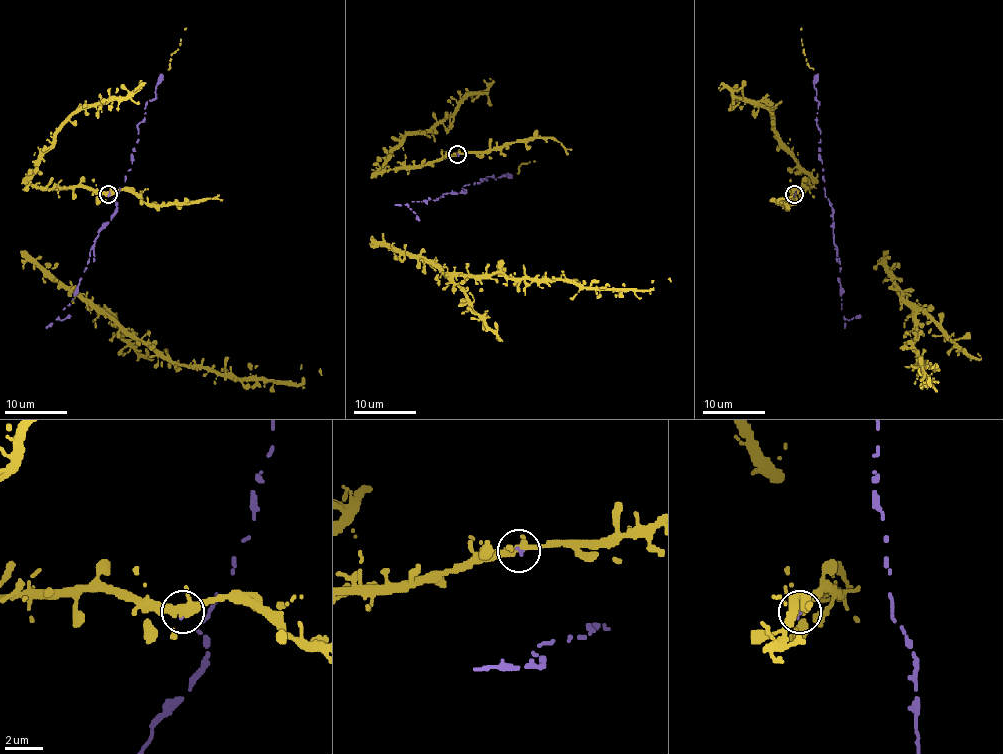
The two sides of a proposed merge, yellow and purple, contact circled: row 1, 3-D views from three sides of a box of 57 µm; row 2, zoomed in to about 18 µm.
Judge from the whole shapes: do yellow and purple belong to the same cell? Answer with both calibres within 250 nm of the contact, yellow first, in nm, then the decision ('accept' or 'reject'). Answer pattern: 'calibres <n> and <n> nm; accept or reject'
calibres 360 and 170 nm; accept

